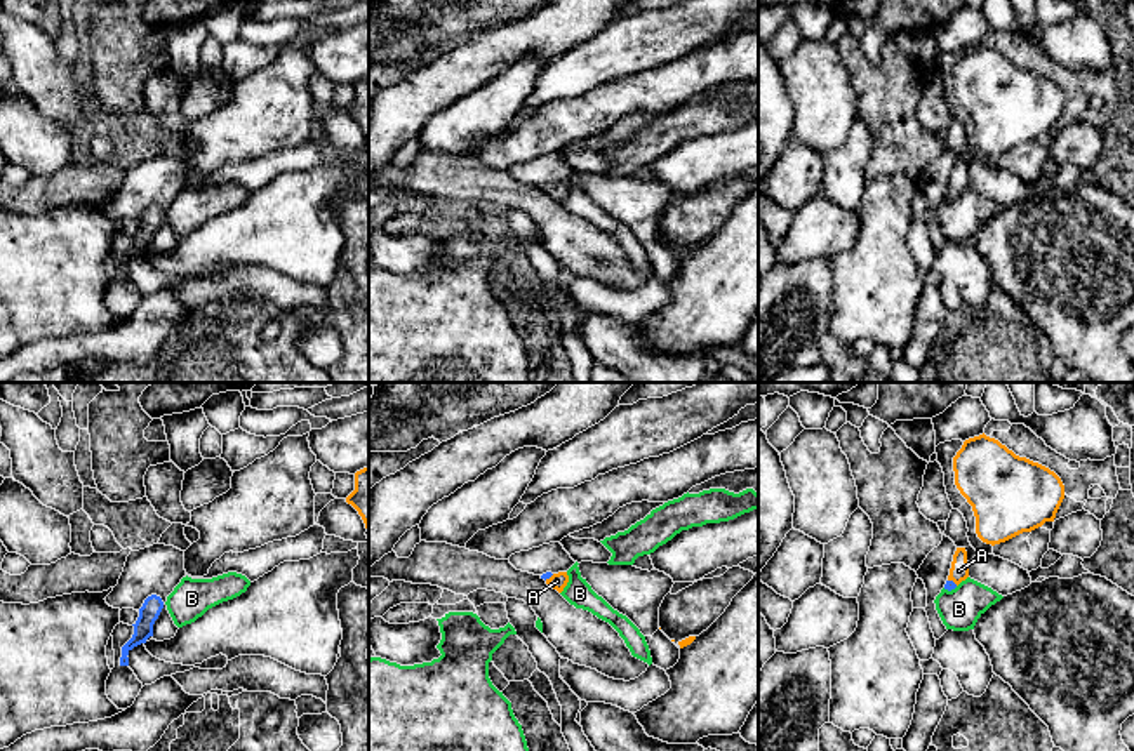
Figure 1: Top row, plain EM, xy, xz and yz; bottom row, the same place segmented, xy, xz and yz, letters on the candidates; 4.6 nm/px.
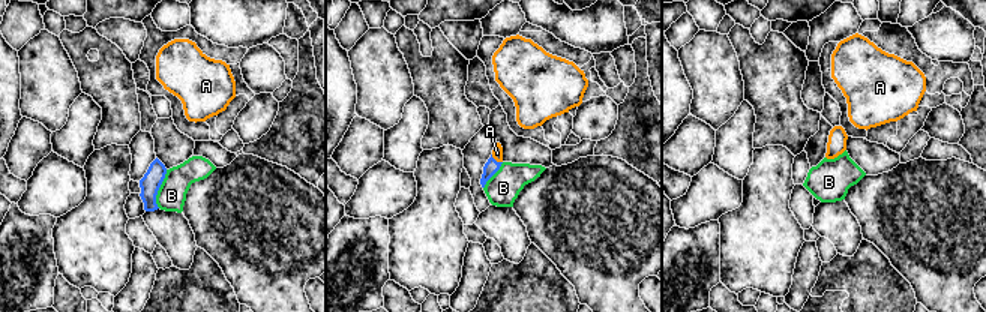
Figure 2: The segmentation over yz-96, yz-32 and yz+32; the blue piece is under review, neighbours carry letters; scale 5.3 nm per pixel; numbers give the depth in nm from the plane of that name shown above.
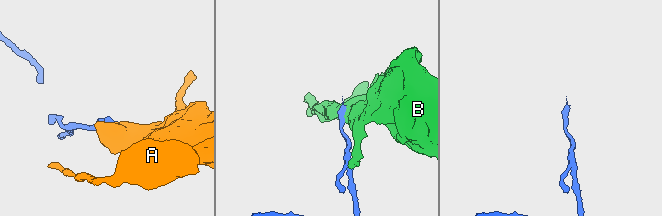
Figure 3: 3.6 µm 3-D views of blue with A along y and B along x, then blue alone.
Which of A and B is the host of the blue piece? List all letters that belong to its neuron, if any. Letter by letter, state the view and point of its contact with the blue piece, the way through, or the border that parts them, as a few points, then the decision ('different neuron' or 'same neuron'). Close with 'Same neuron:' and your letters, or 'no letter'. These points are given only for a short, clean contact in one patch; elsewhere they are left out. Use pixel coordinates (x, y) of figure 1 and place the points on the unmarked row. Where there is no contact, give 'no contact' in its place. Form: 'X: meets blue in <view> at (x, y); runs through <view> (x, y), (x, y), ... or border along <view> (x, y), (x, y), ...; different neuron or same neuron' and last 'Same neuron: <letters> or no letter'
A: meets blue in yz at (952, 192); runs through yz (950, 195), (952, 192), (959, 181); same neuron
B: meets blue in yz at (950, 200); border along yz (957, 197), (943, 199); different neuron
Same neuron: A

